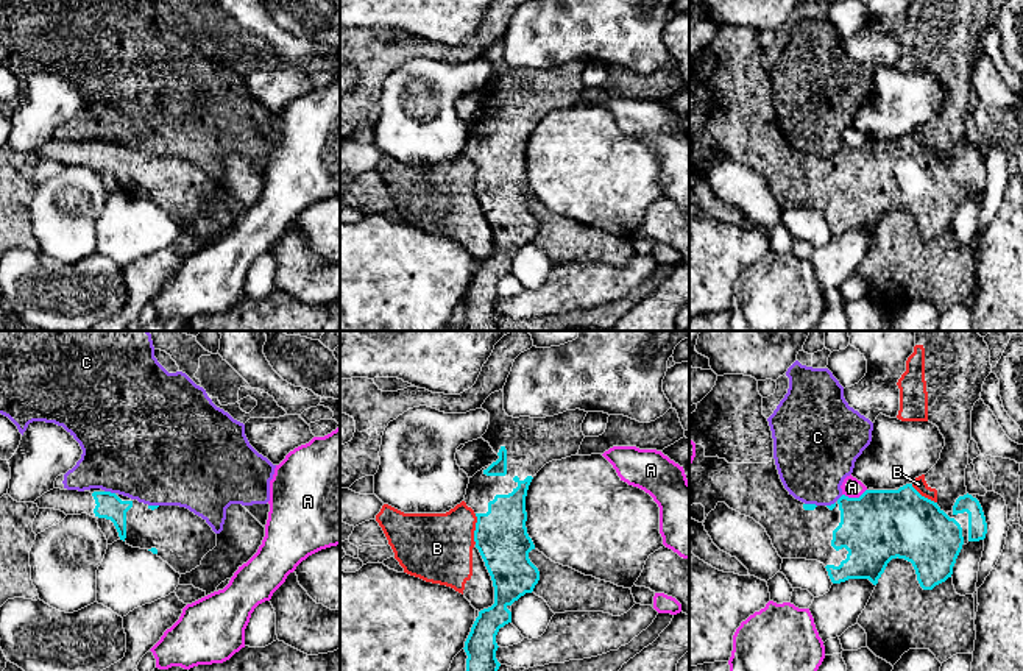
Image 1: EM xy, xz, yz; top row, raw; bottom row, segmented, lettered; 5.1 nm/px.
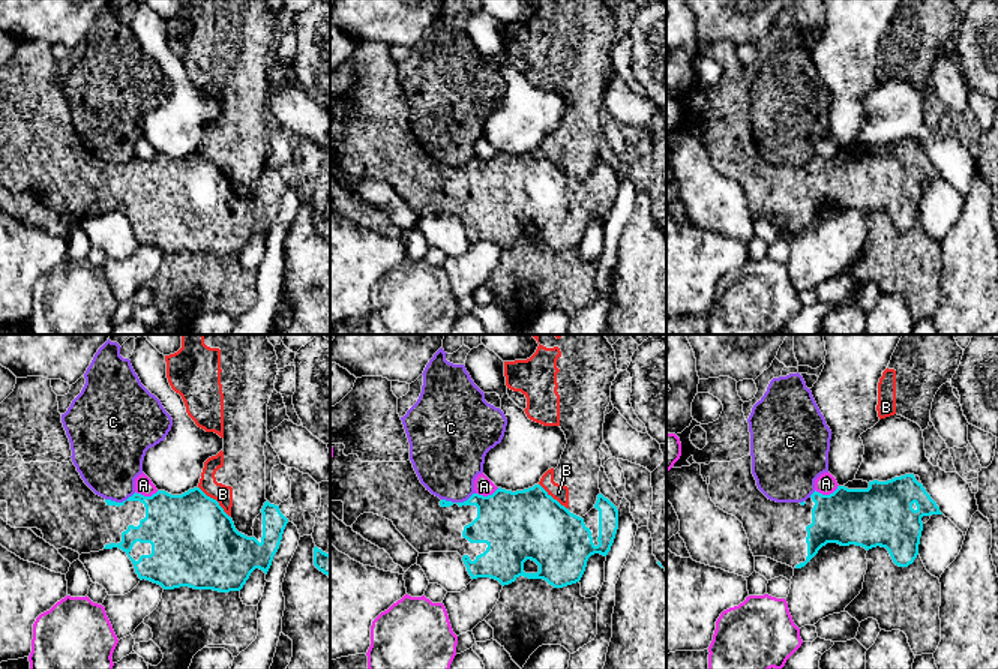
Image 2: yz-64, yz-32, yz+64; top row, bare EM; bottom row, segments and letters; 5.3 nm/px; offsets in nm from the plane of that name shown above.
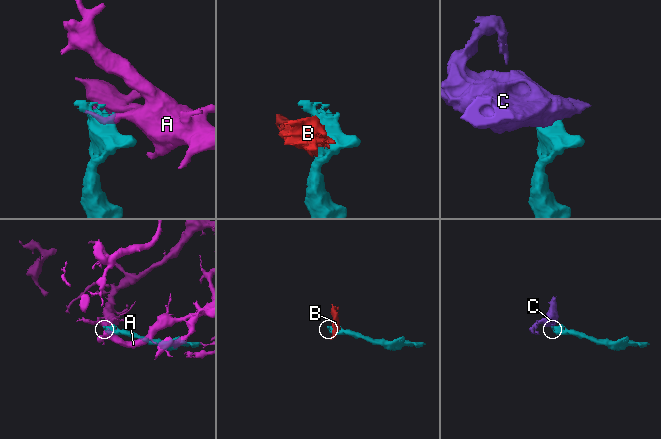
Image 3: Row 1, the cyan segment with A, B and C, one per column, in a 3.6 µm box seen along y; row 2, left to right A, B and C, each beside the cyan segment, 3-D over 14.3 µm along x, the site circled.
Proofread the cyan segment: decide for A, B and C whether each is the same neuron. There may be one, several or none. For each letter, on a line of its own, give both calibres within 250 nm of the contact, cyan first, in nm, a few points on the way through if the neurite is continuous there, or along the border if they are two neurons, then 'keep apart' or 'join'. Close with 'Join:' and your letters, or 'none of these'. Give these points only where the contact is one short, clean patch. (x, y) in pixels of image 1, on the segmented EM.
A: 360/100 nm | along yz (866, 489), (858, 497), (842, 495) | keep apart
B: 280/360 nm | keep apart
C: 140/480 nm | keep apart
Join: none of these

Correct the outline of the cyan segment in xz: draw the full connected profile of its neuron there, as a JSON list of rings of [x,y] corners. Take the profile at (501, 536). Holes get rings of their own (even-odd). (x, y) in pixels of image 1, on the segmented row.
[[[502,390],[491,393],[482,409],[490,414],[482,438],[499,459],[469,478],[465,502],[477,517],[474,541],[493,580],[494,604],[479,612],[465,641],[466,671],[501,666],[496,635],[512,623],[507,607],[532,593],[540,580],[529,559],[535,549],[526,527],[529,485],[546,463],[577,456],[588,414],[575,409],[546,418],[513,418],[504,410]]]

